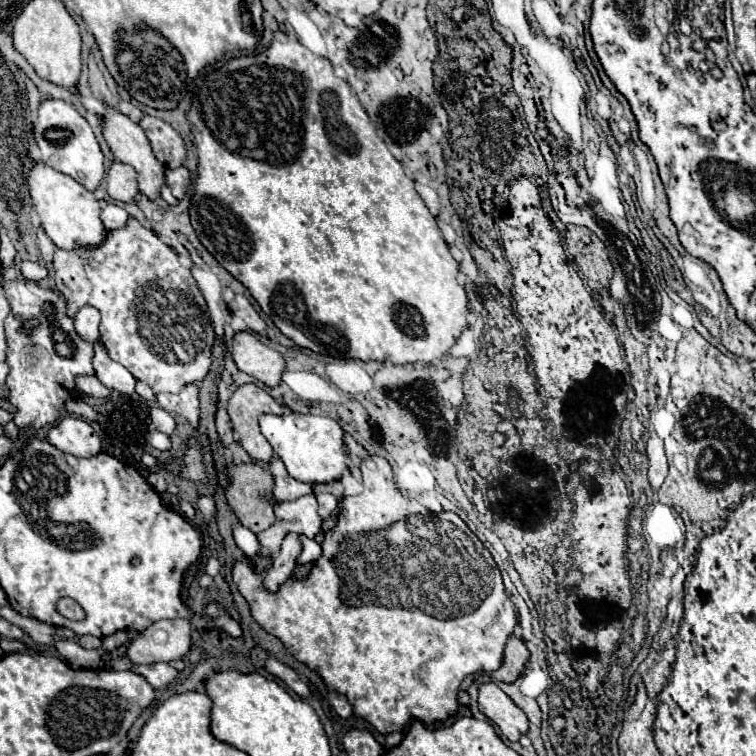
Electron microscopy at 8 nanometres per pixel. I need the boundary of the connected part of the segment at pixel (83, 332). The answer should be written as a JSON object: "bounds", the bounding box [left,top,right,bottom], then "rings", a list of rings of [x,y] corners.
{"bounds":[75,305,99,343],"rings":[[[85,305],[77,315],[75,315],[75,329],[77,333],[85,339],[95,343],[99,339],[99,311],[91,305]]]}

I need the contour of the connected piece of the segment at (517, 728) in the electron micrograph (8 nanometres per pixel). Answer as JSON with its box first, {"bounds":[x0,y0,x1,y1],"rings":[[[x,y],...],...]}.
{"bounds":[479,683,529,741],"rings":[[[495,683],[481,685],[479,709],[503,731],[509,741],[519,741],[519,737],[529,731],[527,715]]]}

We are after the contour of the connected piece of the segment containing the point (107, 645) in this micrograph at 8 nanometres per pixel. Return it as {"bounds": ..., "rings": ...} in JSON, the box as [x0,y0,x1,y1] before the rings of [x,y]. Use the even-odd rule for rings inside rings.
{"bounds":[102,631,128,651],"rings":[[[117,631],[113,635],[102,638],[102,647],[106,651],[111,651],[114,648],[125,645],[128,642],[128,635],[126,631]]]}

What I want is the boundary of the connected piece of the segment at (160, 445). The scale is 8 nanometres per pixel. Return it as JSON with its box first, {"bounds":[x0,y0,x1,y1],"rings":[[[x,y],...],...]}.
{"bounds":[151,431,171,451],"rings":[[[153,431],[151,433],[151,445],[159,451],[169,451],[171,449],[171,439],[167,433],[161,433],[161,431]]]}

